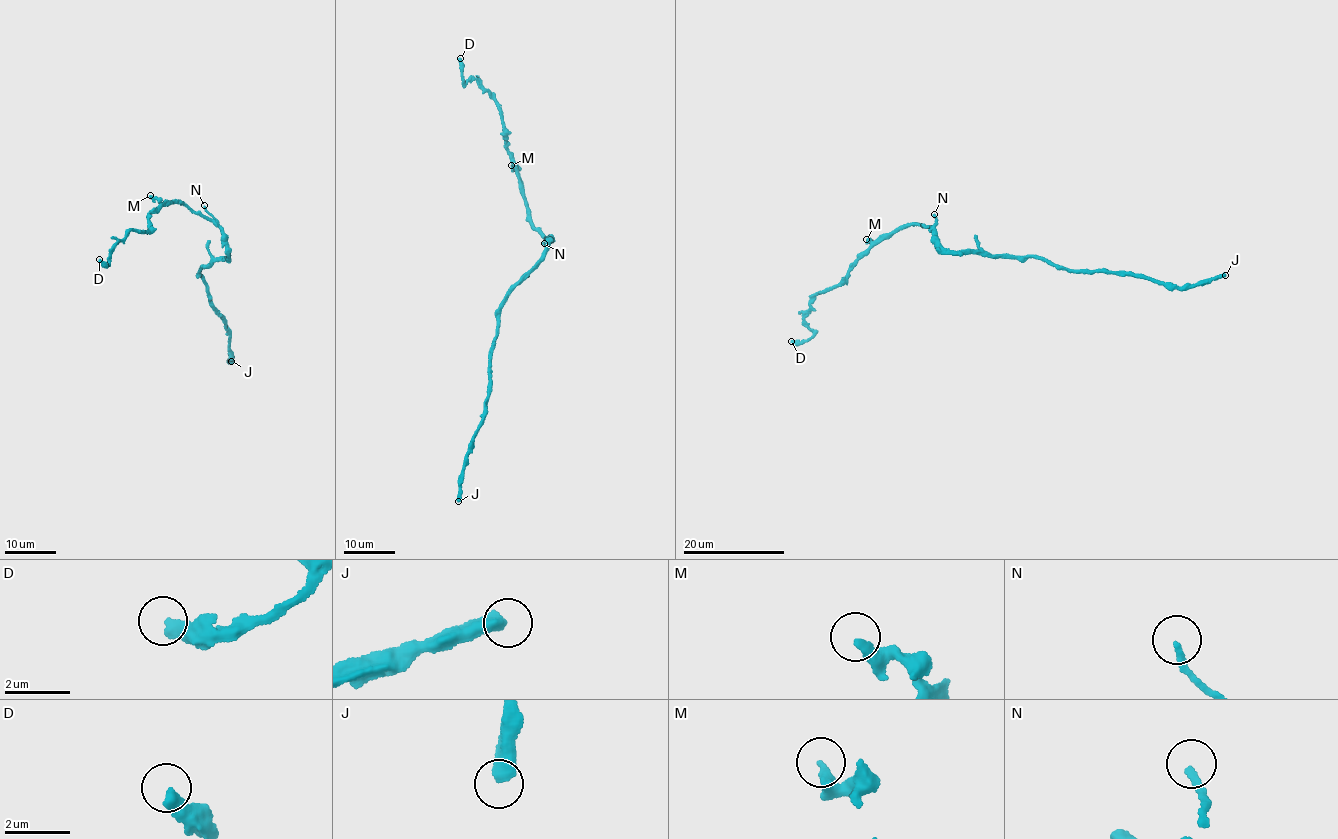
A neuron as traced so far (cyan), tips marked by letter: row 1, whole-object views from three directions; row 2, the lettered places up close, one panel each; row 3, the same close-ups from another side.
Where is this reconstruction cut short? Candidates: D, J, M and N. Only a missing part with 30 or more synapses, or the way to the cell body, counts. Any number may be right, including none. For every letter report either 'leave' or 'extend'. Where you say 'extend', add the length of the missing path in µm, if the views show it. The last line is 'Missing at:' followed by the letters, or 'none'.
D: leave
J: leave
M: leave
N: leave
Missing at: none

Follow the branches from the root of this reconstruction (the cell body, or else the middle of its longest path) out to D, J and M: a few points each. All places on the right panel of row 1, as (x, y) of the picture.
D: (955, 252), (932, 227), (881, 234), (847, 278), (817, 293), (804, 318), (813, 335), (791, 341)
J: (955, 252), (1036, 255), (1070, 270), (1143, 274), (1179, 287), (1225, 275)
M: (955, 252), (941, 246), (932, 227), (916, 224), (881, 234), (876, 241), (866, 239)

